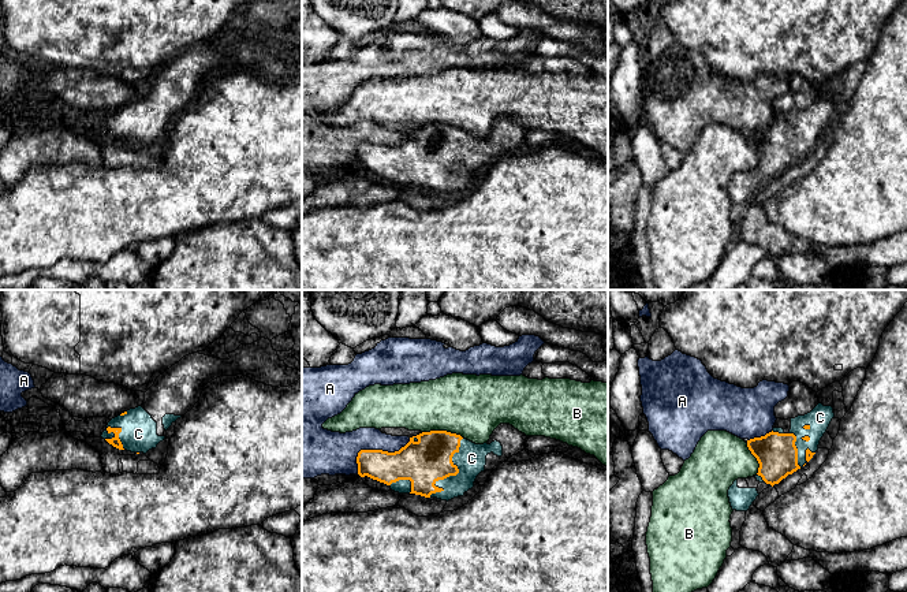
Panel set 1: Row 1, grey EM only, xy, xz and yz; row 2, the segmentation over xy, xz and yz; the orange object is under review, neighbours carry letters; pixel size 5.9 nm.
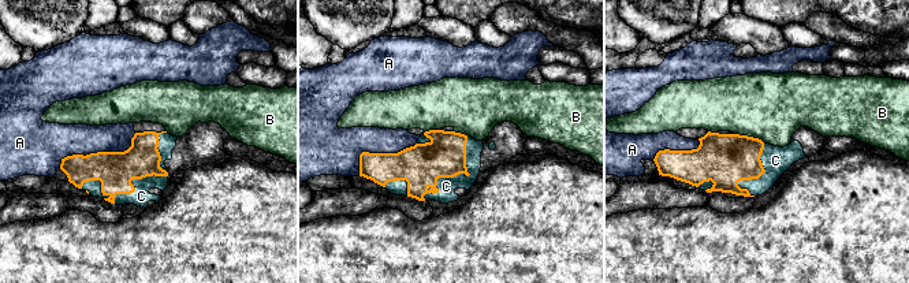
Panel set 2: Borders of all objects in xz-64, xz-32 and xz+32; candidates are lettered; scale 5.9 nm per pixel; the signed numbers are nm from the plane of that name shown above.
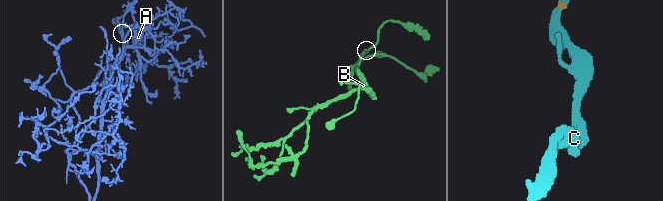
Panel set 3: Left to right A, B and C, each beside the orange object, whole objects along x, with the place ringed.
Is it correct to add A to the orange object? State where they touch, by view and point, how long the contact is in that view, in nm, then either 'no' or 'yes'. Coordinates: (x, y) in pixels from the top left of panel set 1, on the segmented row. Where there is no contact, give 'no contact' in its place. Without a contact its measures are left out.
contact xz (374, 450); length 380 nm; no

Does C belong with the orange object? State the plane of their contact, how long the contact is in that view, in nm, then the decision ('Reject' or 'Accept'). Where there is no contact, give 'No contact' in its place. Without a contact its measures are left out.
Touches orange in xz. Shared border 400 nm. Accept

